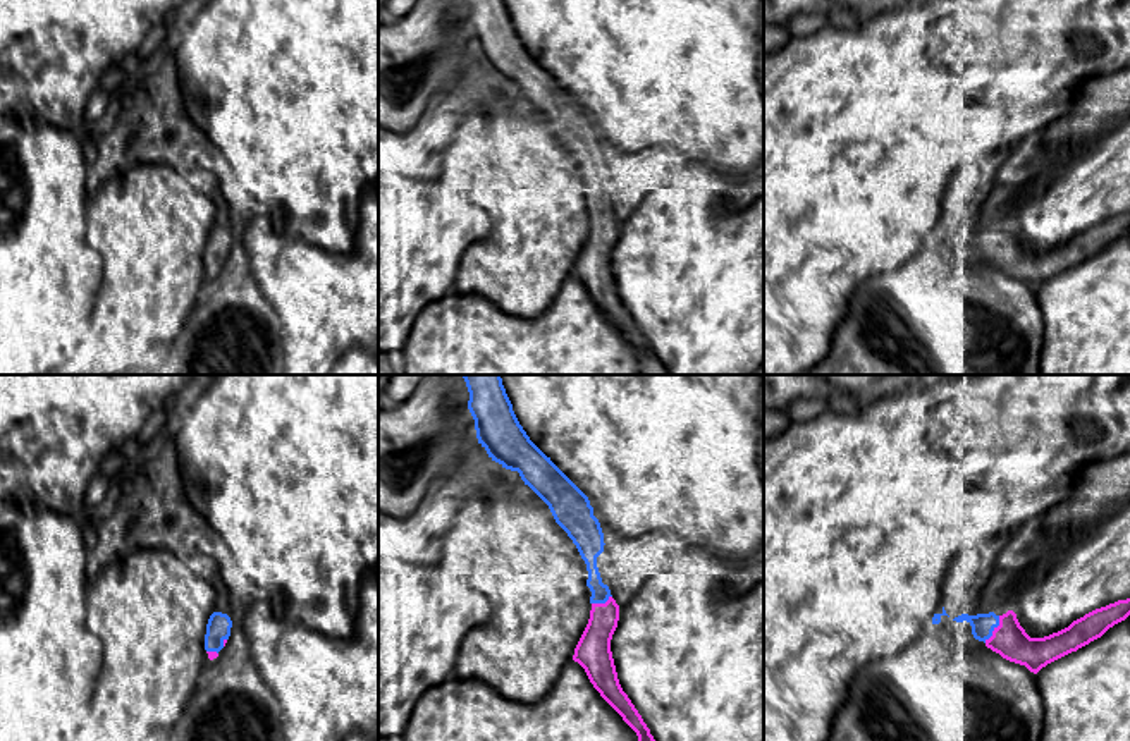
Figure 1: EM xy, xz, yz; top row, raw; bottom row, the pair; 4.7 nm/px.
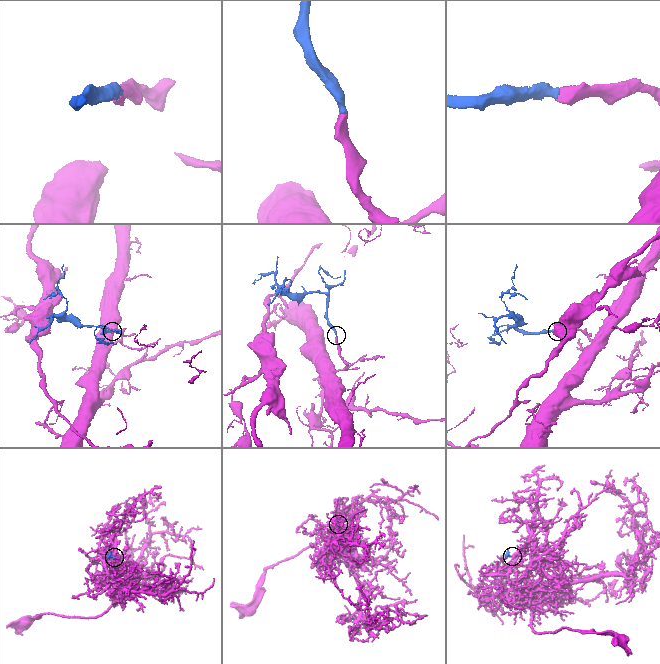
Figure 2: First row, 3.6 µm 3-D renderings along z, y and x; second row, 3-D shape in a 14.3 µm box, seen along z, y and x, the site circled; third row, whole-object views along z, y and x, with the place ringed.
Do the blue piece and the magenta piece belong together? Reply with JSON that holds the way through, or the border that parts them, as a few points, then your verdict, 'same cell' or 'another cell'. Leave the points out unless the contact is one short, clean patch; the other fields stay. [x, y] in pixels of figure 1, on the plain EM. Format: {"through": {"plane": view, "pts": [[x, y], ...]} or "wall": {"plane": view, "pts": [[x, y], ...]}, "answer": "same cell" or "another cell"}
{"answer": "same cell"}

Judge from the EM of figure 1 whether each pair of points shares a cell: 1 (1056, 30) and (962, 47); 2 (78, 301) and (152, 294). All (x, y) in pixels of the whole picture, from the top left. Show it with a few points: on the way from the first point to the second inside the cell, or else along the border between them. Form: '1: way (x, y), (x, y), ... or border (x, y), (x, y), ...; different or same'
1: way (1032, 30), (1015, 30), (998, 47), (986, 47); same
2: border (104, 260), (102, 282), (88, 318); different

